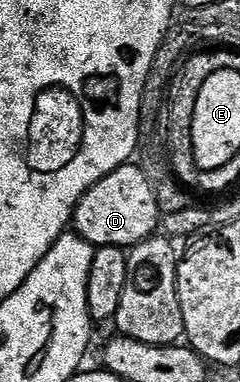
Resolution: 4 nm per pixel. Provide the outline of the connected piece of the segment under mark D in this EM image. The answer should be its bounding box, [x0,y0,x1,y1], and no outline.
[72,165,163,249]

